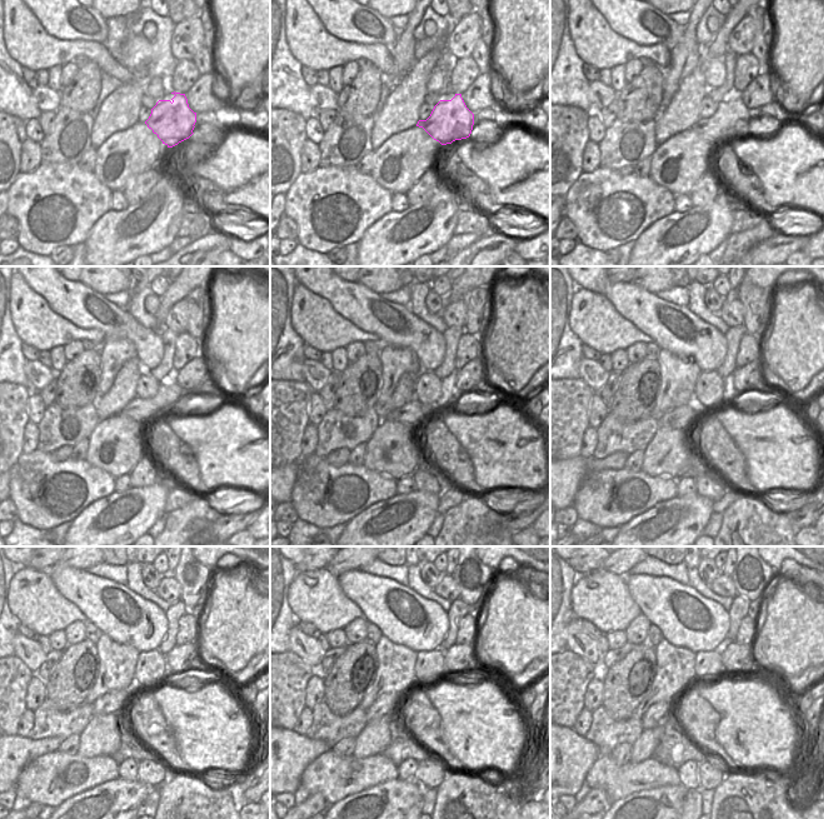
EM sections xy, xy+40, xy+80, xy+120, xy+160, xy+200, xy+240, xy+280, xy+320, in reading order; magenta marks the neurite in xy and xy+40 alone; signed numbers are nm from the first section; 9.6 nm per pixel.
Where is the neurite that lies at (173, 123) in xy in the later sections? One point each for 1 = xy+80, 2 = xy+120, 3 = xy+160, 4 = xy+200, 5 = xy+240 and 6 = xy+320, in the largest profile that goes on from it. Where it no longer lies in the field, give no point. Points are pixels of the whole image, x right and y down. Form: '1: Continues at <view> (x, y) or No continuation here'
1: Continues at xy+80 (730, 118)
2: Continues at xy+120 (168, 396)
3: Continues at xy+160 (413, 412)
4: Continues at xy+200 (680, 418)
5: Continues at xy+240 (110, 703)
6: Continues at xy+320 (654, 715).

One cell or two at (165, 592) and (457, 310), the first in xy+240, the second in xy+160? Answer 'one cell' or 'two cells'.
one cell

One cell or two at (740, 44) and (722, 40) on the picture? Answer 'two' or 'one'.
two

